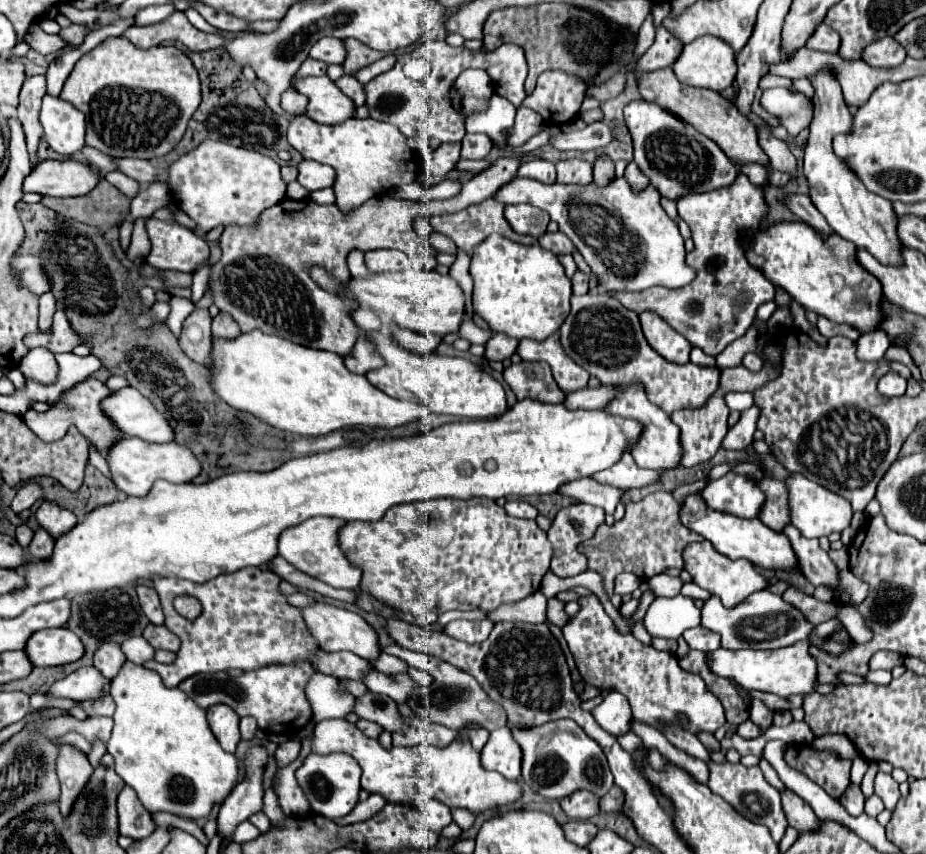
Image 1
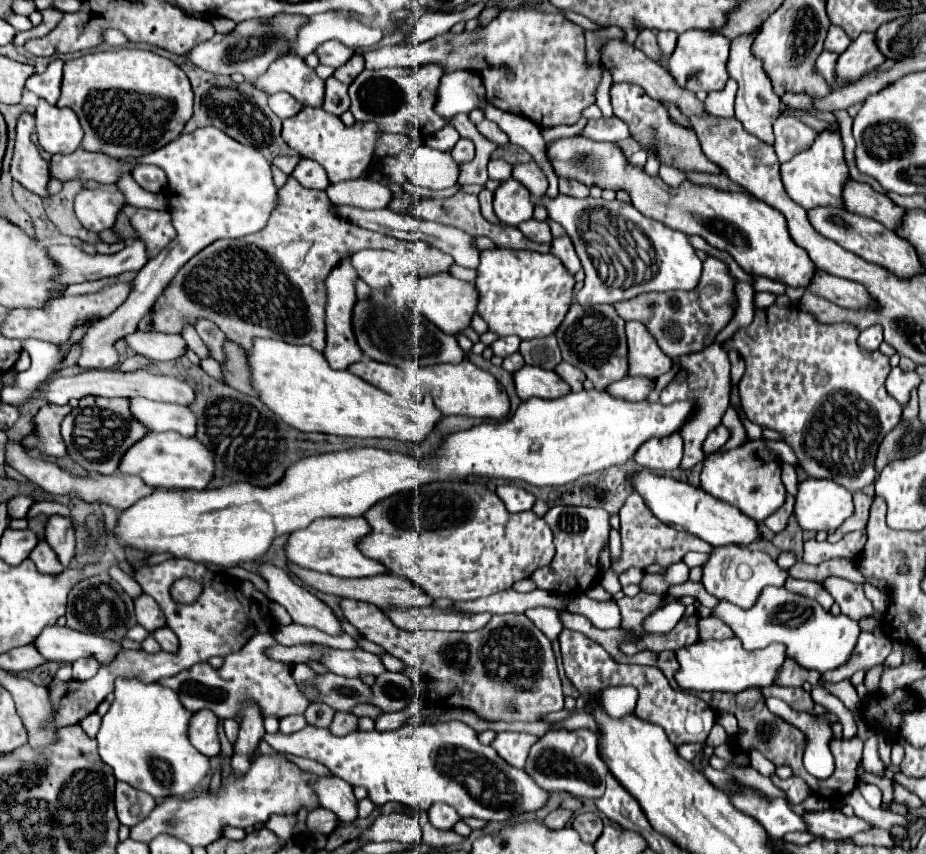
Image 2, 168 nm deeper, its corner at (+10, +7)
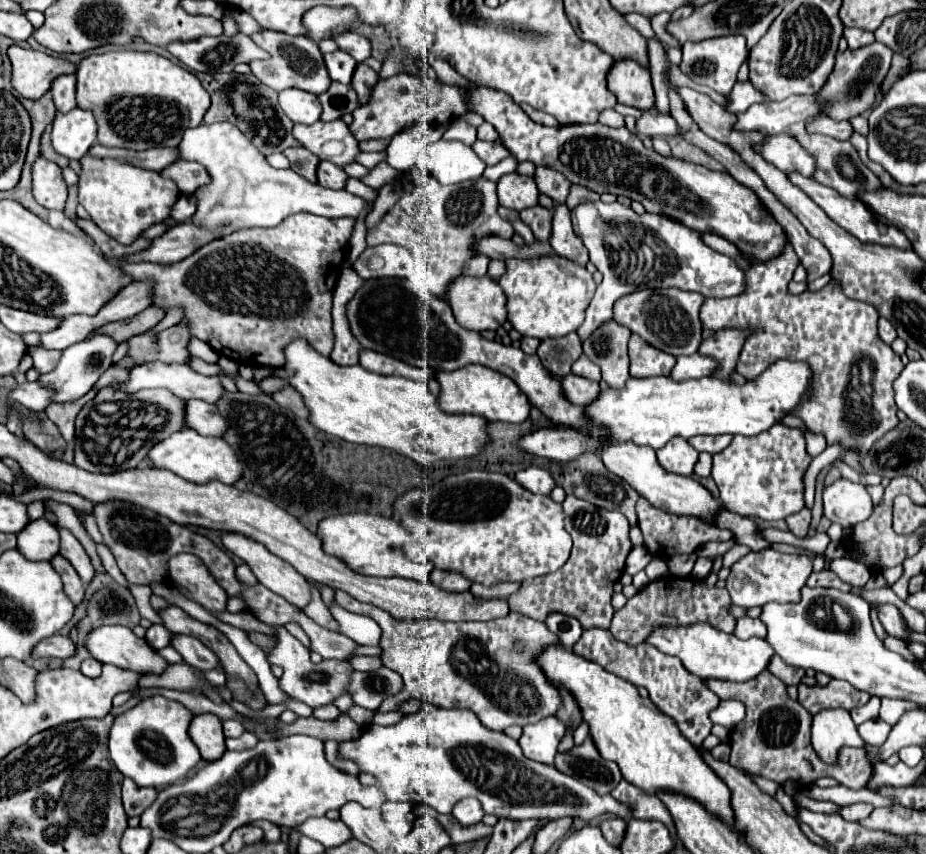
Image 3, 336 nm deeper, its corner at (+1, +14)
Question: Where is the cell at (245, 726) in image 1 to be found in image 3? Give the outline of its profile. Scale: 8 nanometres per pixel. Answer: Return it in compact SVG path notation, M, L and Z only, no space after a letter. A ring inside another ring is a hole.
M234 719L224 721L224 735L226 737L240 737L244 731L246 729L244 729L244 725L240 721L234 721Z

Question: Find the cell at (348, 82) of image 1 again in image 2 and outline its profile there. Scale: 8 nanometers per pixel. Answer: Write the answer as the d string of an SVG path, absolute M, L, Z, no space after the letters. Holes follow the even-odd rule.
M329 78L325 82L325 100L321 104L321 110L333 114L333 116L341 116L343 112L349 110L349 94L347 94L347 86L341 84L335 78Z

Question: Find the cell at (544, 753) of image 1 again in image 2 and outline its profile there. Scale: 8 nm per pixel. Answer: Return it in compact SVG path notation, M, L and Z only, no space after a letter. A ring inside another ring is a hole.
M551 730L529 752L525 770L541 788L547 792L569 792L577 798L601 798L605 792L605 776L609 772L607 764L599 758L597 752L597 734L591 730Z

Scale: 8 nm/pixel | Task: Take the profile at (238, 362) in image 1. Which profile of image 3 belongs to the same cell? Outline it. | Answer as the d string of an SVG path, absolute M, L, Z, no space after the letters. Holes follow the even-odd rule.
M294 339L290 345L286 345L284 357L286 363L282 369L290 371L288 383L302 395L304 405L308 409L308 421L334 437L340 437L350 443L366 443L366 445L378 445L394 449L414 461L418 461L424 467L430 467L438 459L460 459L460 457L472 457L478 453L478 449L486 441L486 419L476 415L450 415L438 409L436 397L430 393L430 389L424 383L416 383L406 377L386 377L372 371L366 371L360 365L354 367L340 367L330 357L322 357L316 353L314 347L306 339Z

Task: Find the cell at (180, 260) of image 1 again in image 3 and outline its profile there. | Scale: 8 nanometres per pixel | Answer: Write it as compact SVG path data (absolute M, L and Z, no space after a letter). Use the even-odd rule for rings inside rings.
M182 195L174 203L174 209L170 211L170 219L174 219L176 223L184 223L194 215L194 211L196 211L196 199L192 195Z

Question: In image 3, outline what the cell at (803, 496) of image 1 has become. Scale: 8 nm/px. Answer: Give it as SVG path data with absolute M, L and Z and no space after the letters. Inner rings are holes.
M844 477L826 485L822 491L824 517L840 523L842 527L854 527L872 513L872 499L864 485L848 481Z

